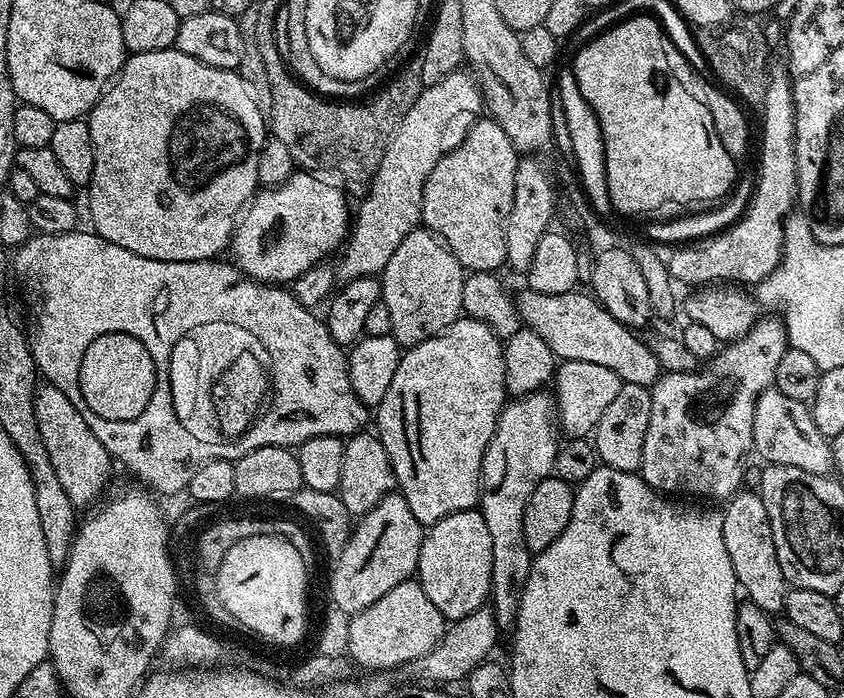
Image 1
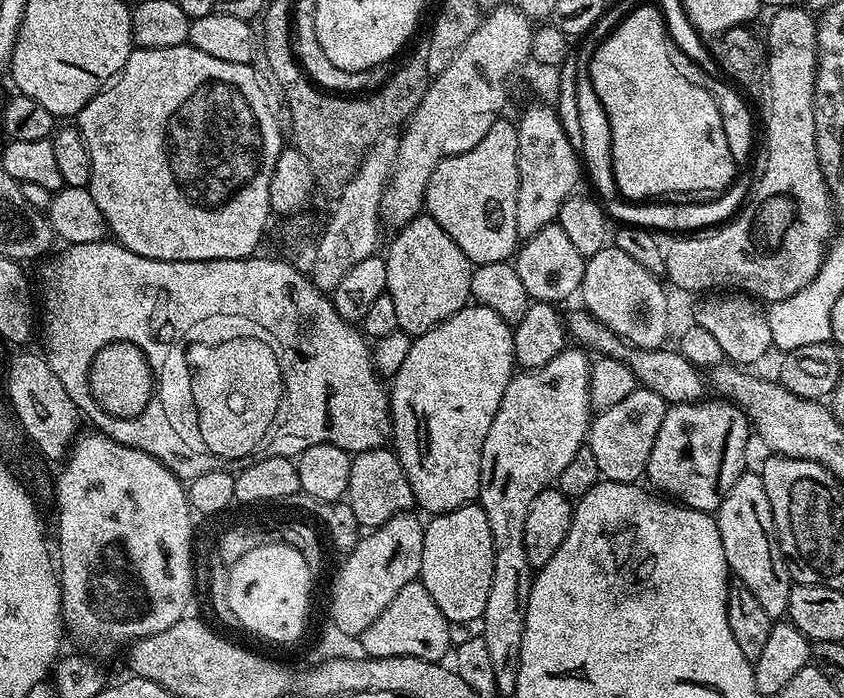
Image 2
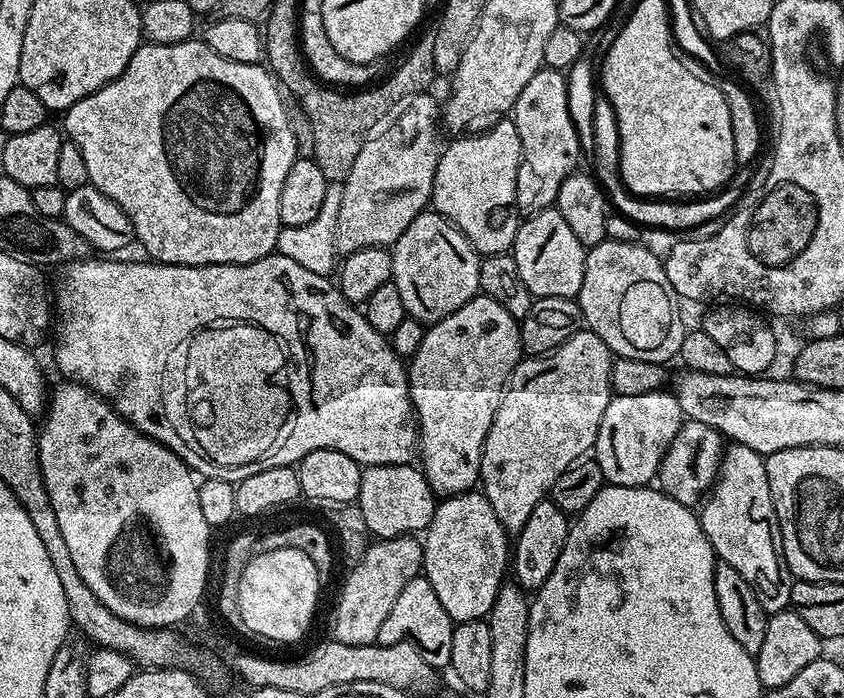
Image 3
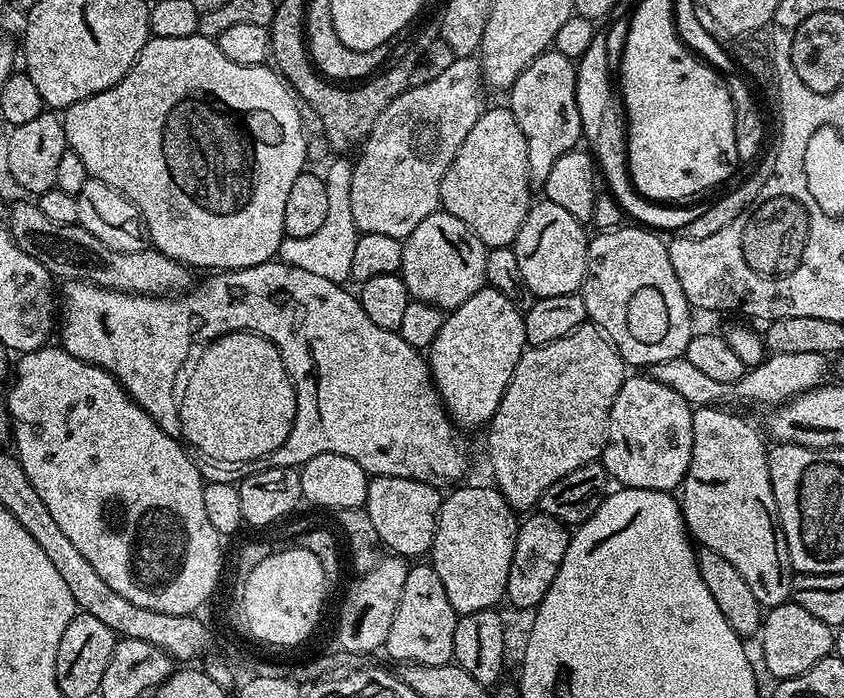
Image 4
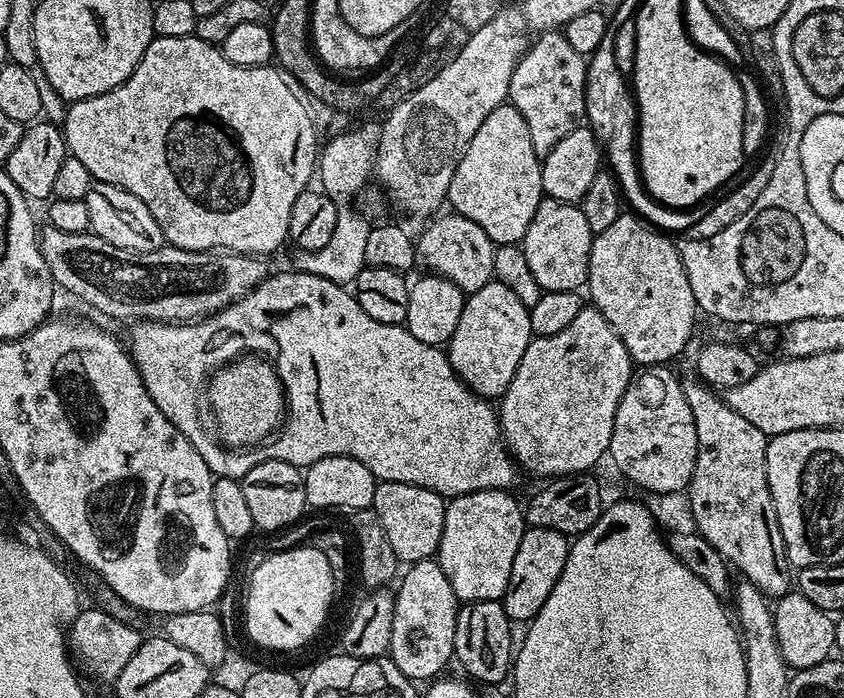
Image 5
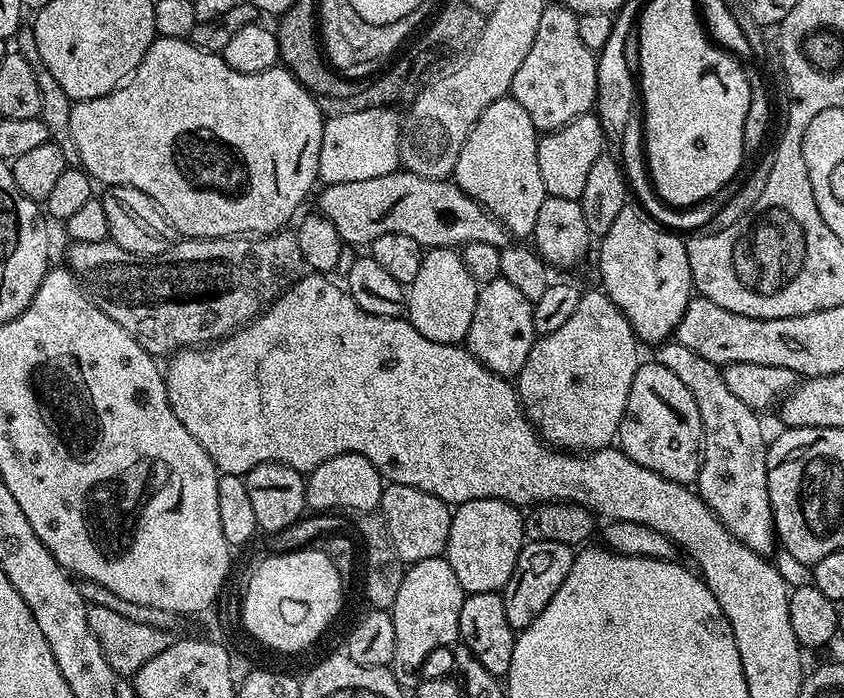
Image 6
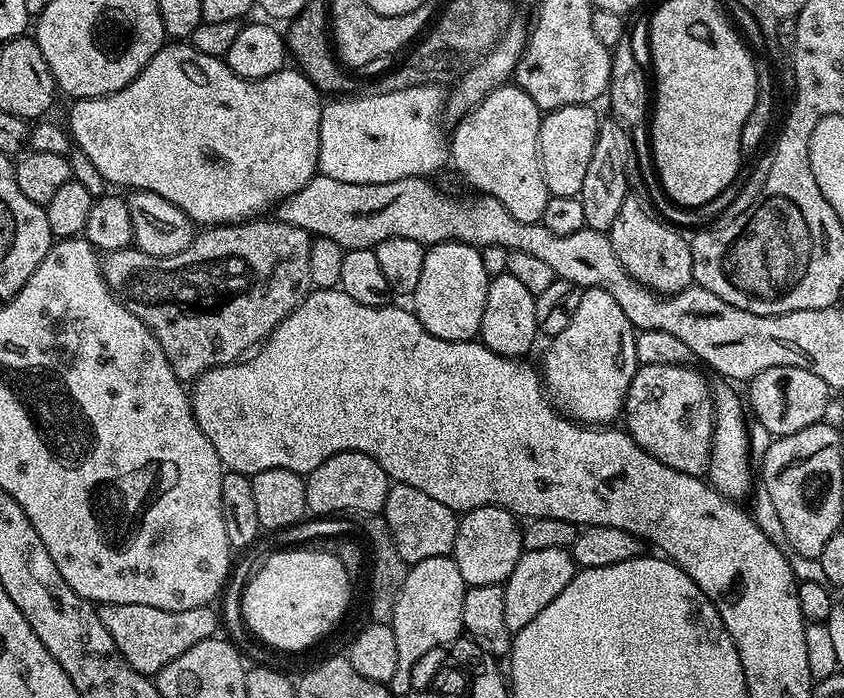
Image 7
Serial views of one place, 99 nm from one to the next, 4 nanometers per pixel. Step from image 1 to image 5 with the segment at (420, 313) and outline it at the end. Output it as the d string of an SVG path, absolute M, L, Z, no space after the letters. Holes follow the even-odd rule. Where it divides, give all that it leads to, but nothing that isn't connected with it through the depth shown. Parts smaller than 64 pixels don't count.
M440 214L431 221L432 225L416 240L416 259L421 265L425 264L429 273L446 278L454 282L454 286L461 288L466 294L482 290L482 286L494 279L494 254L497 245L470 218L455 214Z

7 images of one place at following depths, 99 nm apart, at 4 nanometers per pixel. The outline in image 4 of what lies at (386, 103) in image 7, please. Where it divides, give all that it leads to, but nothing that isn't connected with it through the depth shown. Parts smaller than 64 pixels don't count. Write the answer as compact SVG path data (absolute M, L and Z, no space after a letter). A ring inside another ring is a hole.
M336 158L323 173L326 182L326 195L330 202L326 213L326 223L318 229L318 234L310 238L284 237L280 244L279 259L297 272L314 274L316 280L325 280L333 286L340 286L351 277L350 266L354 259L354 246L361 233L354 222L354 214L350 212L350 184L352 182L352 164L347 159Z

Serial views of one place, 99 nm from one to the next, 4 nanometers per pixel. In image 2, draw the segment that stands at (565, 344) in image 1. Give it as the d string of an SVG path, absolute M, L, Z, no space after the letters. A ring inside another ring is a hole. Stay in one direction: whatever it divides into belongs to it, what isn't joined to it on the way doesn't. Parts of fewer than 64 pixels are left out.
M579 310L572 317L567 317L566 328L577 345L581 349L587 350L589 353L595 354L597 357L612 356L616 360L623 360L626 366L630 366L630 370L634 374L637 385L641 388L649 388L654 390L654 394L658 394L663 398L665 405L671 406L674 404L695 404L705 399L704 382L706 386L706 376L699 368L695 368L679 350L668 349L668 346L658 348L634 348L630 344L625 344L621 336L616 336L614 330L610 330L602 322L598 322L586 310Z

